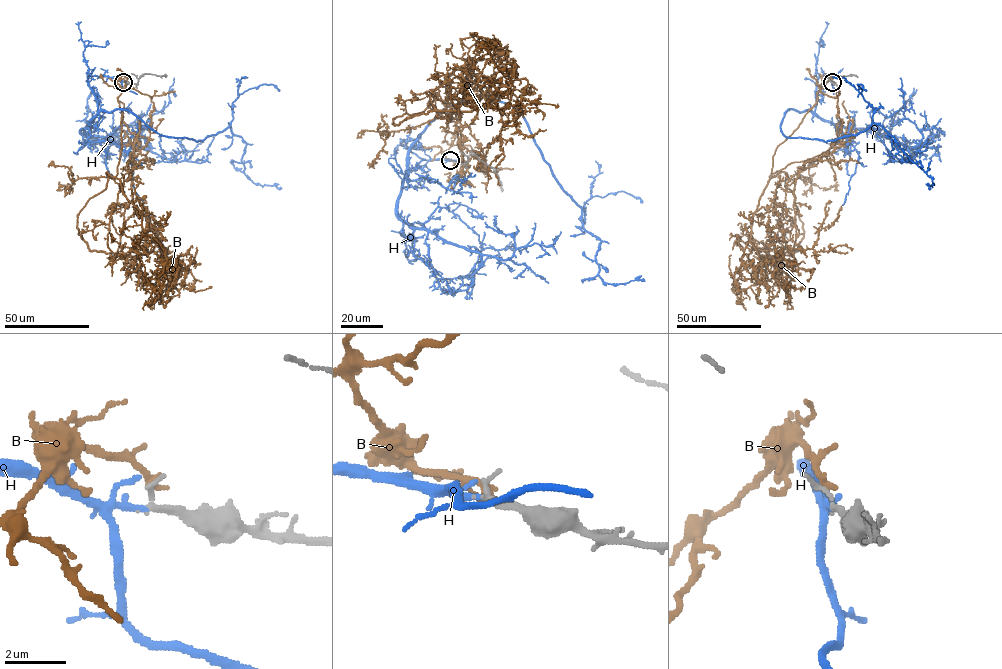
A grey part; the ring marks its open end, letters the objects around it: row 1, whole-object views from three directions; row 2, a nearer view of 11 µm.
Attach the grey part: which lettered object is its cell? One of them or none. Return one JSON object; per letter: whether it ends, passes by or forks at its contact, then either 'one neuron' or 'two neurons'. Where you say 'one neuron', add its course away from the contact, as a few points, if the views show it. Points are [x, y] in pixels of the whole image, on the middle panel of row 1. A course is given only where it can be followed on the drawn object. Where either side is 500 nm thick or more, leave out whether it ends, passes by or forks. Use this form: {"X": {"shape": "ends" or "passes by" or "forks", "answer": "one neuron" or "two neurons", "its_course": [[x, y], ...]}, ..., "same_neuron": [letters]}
{"B": {"shape": "ends", "answer": "two neurons"}, "H": {"shape": "passes by", "answer": "one neuron", "its_course": [[450, 160], [423, 159], [405, 142], [450, 106], [482, 96], [513, 106], [601, 241], [601, 280], [644, 281]]}, "same_neuron": ["H"]}

